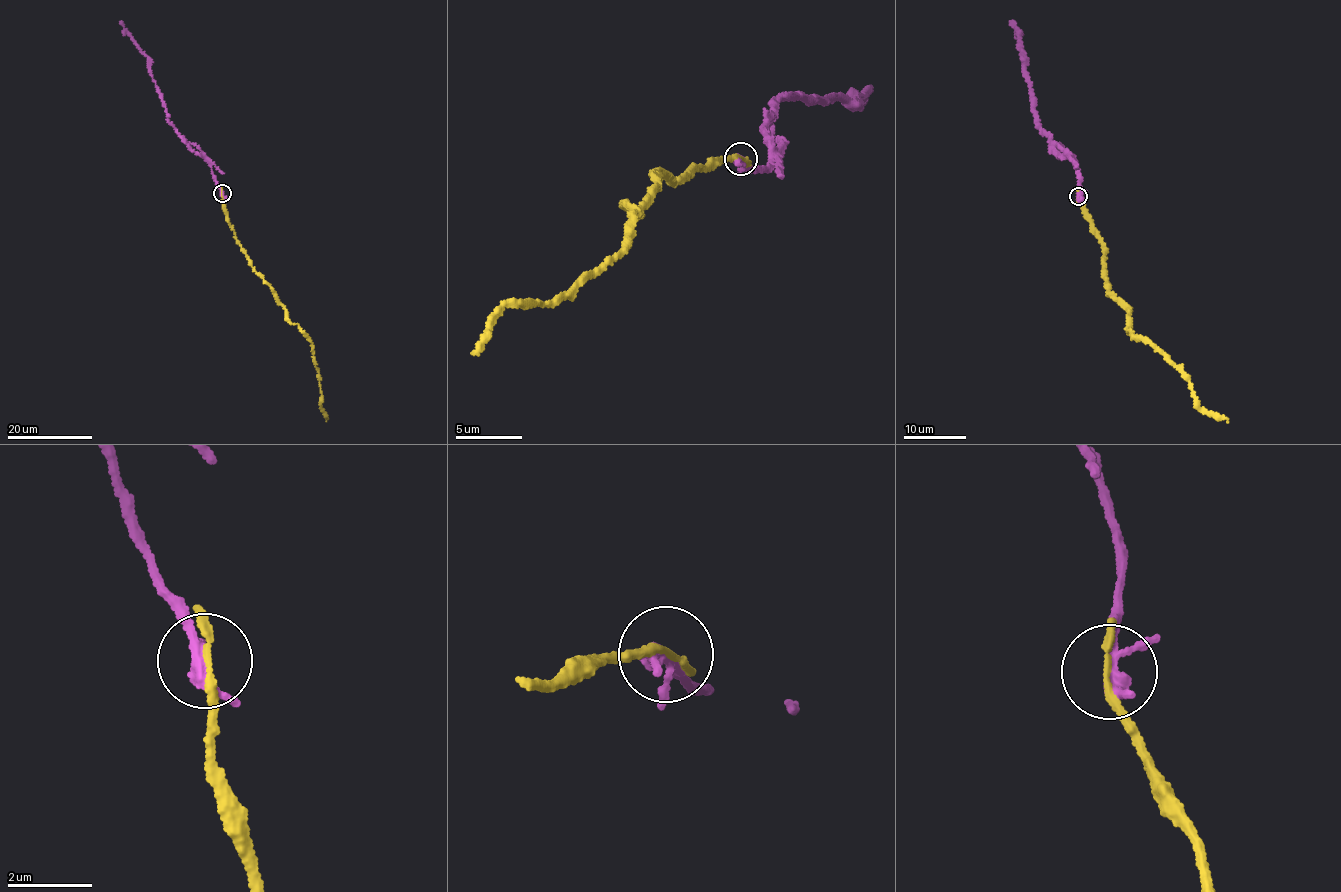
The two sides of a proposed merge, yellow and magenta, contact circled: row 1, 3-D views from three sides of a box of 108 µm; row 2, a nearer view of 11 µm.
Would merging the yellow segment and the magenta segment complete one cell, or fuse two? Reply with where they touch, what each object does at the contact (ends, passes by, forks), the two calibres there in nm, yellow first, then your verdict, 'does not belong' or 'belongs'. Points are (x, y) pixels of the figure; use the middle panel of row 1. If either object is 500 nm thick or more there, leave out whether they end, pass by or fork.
place (741, 158); yellow passes by; magenta forks; calibres 140 and 240 nm; belongs

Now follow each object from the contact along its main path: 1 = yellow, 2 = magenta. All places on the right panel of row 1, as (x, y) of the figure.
1: (1078, 196), (1103, 247), (1109, 293), (1128, 311), (1130, 332), (1181, 370), (1195, 403), (1228, 421)
2: (1078, 196), (1075, 162), (1070, 156), (1061, 157), (1039, 128), (1024, 72), (1024, 54), (1011, 22)

